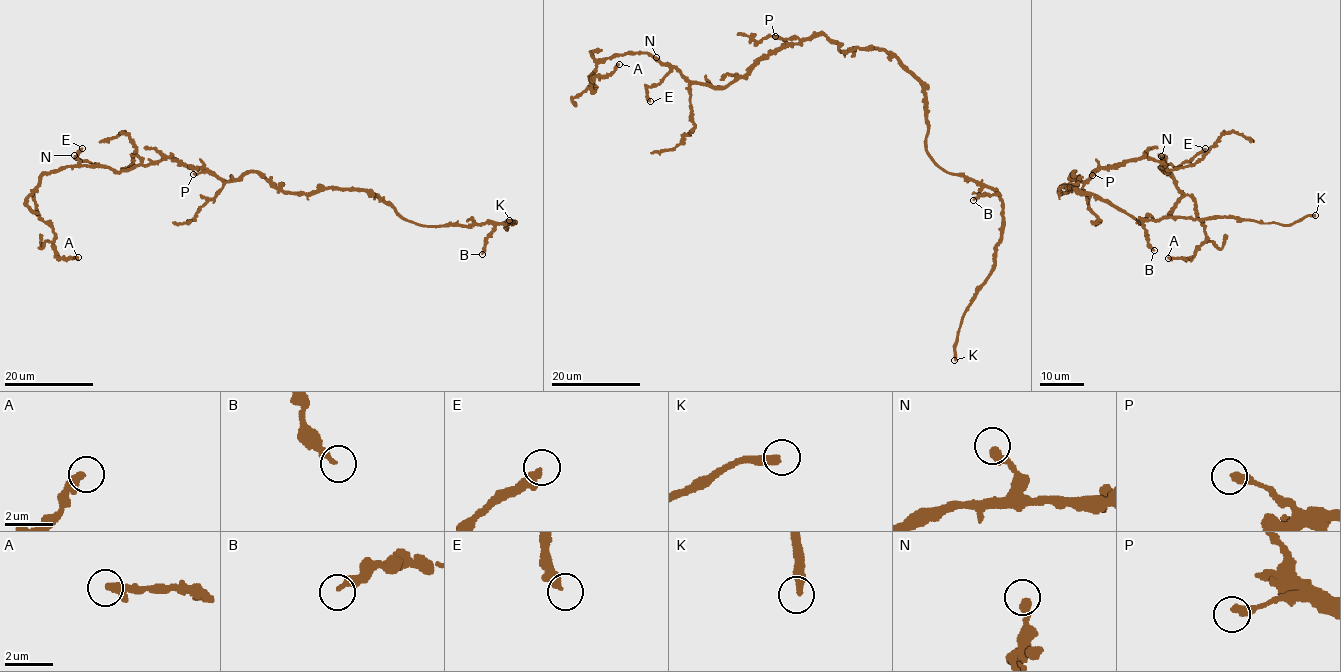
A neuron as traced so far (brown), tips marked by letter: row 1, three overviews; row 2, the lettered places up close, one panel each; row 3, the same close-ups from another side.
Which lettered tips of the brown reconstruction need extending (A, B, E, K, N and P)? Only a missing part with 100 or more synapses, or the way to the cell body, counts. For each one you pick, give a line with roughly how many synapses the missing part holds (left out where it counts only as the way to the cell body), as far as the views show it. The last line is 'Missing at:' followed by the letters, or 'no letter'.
K: 300 syn
Missing at: K

